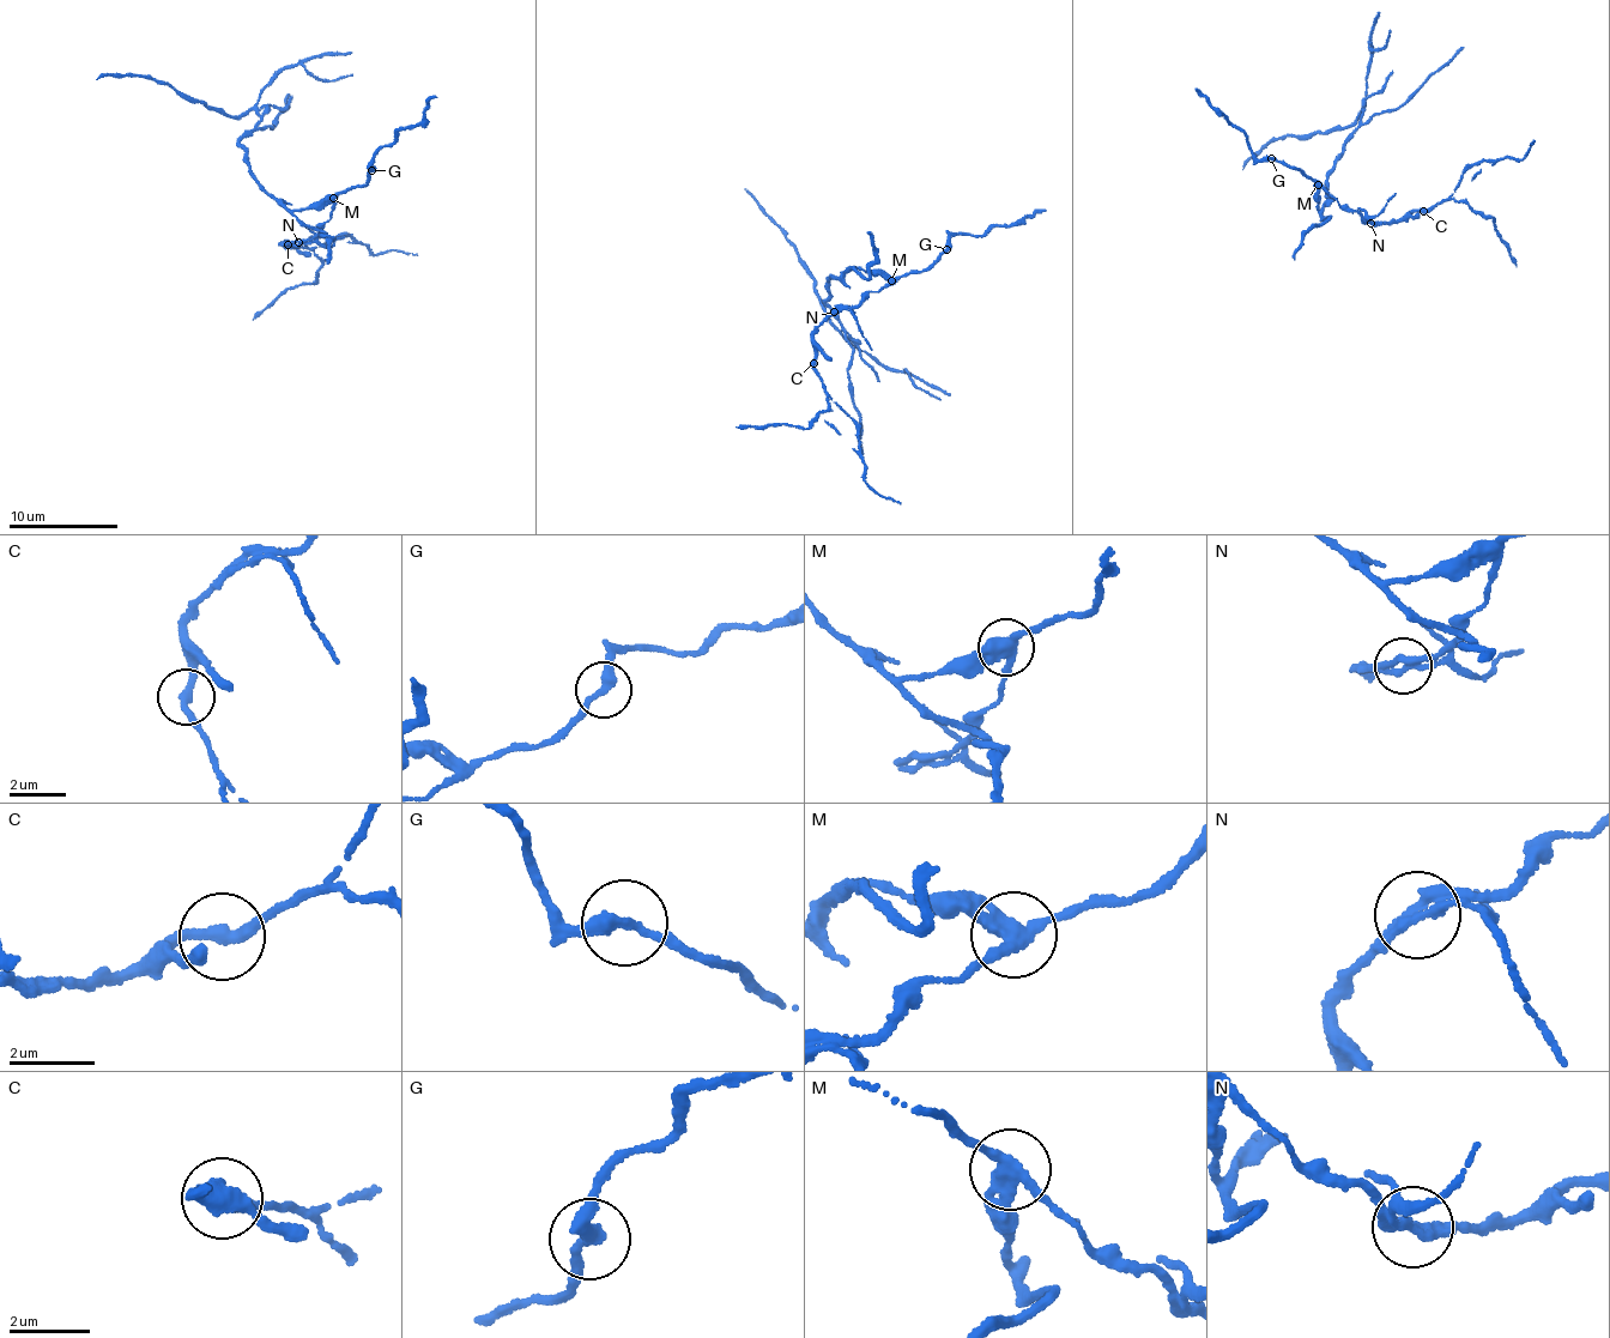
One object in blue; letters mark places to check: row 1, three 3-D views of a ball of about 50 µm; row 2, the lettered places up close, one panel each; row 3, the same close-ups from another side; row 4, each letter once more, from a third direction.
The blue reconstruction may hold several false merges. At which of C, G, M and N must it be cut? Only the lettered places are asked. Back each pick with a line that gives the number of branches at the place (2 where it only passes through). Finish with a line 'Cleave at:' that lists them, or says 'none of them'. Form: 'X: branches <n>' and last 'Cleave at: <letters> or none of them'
M: branches 3
N: branches 2
Cleave at: M, N

